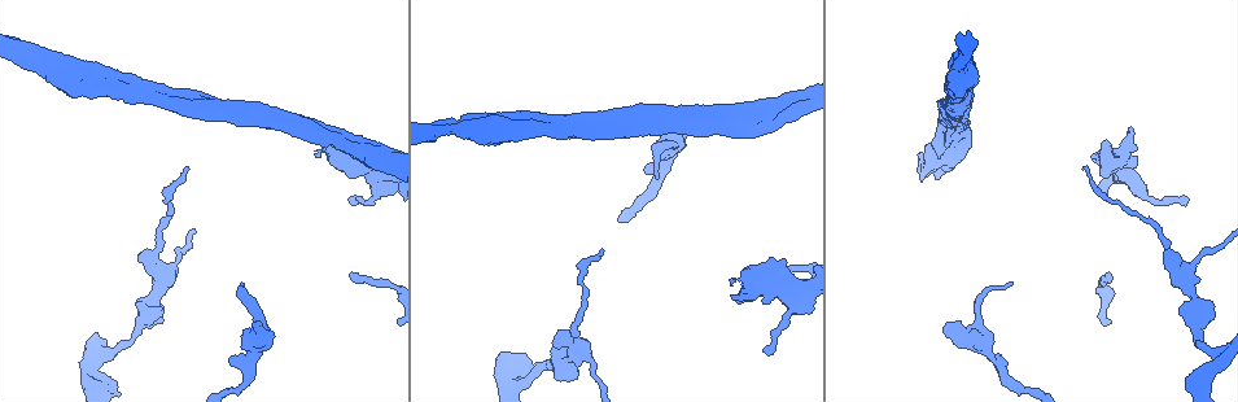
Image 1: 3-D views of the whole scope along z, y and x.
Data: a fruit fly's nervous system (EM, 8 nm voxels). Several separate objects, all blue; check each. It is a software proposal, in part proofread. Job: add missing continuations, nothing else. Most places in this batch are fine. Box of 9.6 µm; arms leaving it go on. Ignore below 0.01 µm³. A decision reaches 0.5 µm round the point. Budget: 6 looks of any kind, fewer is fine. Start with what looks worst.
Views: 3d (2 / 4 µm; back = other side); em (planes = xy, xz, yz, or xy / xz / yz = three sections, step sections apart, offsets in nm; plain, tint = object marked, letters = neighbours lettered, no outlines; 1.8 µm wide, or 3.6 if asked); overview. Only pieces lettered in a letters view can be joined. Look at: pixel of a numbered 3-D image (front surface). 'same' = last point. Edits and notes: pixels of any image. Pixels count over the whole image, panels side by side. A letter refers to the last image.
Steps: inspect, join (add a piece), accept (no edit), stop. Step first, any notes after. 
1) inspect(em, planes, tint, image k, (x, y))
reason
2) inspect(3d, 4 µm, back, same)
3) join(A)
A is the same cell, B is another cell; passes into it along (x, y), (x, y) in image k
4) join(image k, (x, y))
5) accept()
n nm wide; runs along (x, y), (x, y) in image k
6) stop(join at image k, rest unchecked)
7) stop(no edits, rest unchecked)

inspect(3d, 2 µm, back, image 1, (241, 284))
an open end

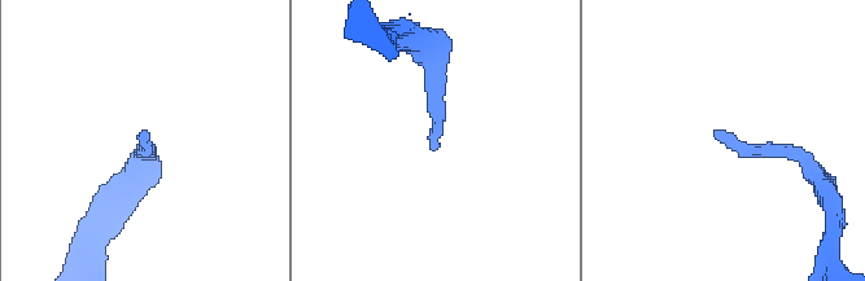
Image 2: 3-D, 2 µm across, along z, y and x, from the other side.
inspect(em, xy, step 4, tint, image 2, (140, 132))
now the EM

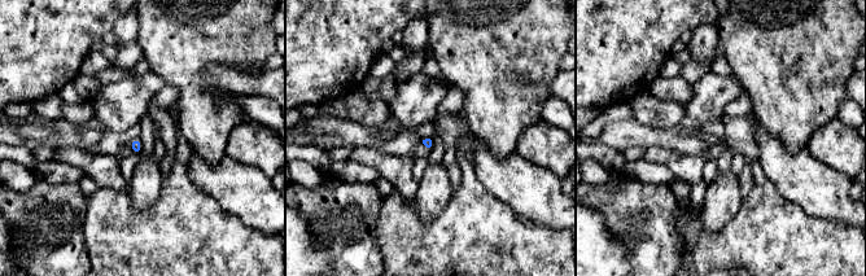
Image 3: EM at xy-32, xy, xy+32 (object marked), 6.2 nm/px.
inspect(em, planes, letters, same)

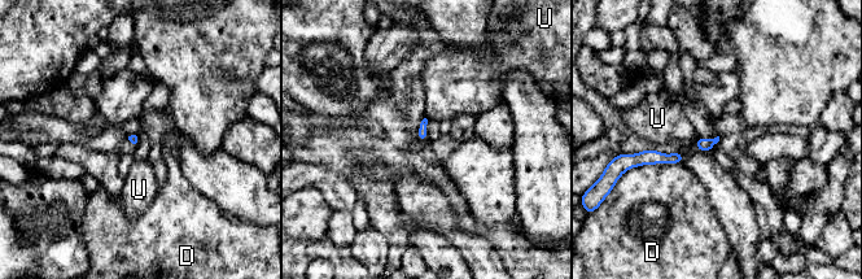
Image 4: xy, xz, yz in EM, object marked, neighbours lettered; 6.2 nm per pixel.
accept()
D and U are other cells; border along (698, 138), (696, 147), (709, 152) in image 4; no lettered piece goes on from it

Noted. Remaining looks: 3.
inspect(em, planes, letters, image 1, (946, 328))
branch stops here

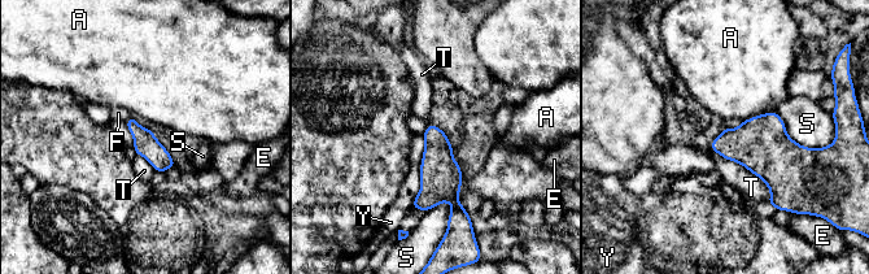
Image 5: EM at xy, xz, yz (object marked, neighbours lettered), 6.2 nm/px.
accept()
A, E, F, S, T and Y are other cells; border along (423, 136), (420, 190), (411, 207) in image 5; none of them fits

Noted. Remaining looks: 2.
inspect(em, planes, letters, image 1, (948, 125))
side arm on a straight run

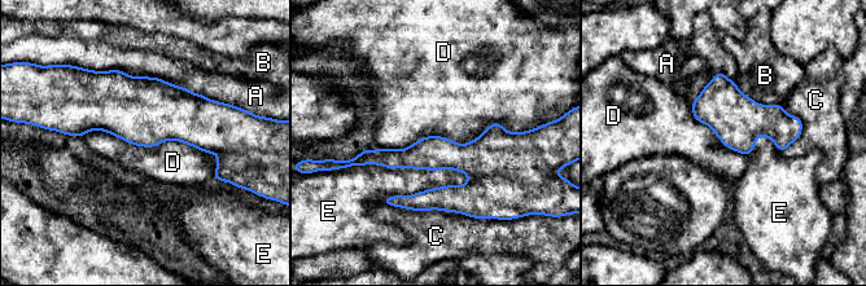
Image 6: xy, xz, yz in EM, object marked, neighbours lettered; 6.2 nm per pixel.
accept()
A, B, C, D and E are other cells; border along (82, 136), (214, 179) in image 6; no lettered piece goes on from it

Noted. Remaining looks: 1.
stop(no edits, rest unchecked)

